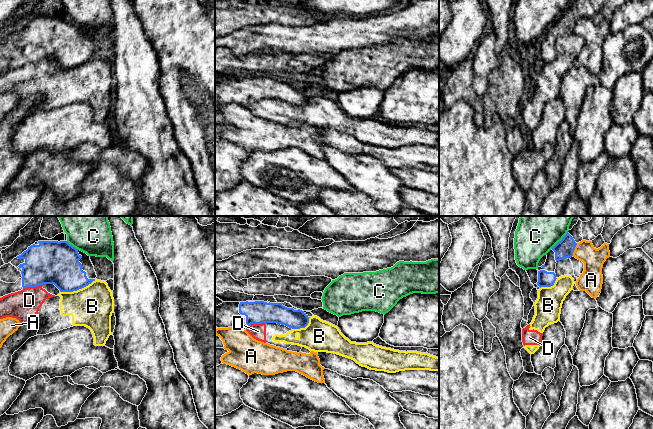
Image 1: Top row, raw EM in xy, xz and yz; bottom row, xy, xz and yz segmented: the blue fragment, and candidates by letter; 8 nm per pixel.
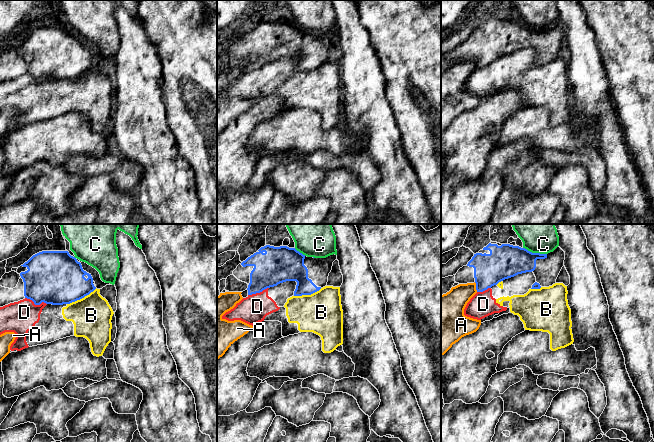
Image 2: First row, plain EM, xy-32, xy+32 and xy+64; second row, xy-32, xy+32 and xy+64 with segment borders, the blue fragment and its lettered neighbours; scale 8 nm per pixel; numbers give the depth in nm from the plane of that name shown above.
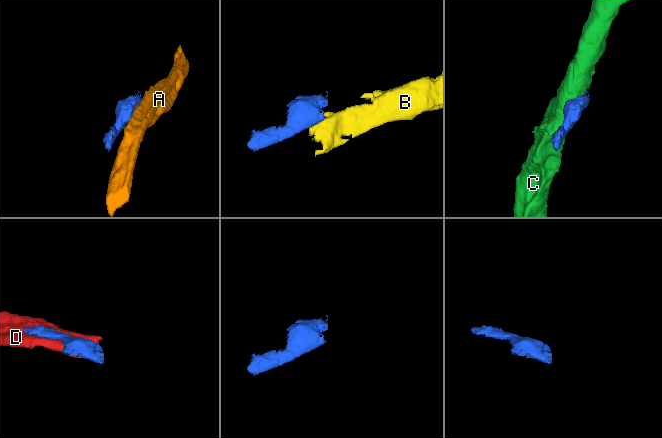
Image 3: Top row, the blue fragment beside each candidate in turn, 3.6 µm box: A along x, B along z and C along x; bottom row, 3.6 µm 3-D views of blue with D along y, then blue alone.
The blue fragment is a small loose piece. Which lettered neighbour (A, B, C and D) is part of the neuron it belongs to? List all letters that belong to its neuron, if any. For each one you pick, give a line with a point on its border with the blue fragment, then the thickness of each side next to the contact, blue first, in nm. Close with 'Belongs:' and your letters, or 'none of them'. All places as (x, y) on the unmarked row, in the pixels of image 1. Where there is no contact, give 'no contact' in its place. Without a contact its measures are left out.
Belongs: none of them

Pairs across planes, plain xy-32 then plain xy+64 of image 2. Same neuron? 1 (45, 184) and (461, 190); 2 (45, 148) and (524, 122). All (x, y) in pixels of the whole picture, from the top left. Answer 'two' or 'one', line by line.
1: two
2: one

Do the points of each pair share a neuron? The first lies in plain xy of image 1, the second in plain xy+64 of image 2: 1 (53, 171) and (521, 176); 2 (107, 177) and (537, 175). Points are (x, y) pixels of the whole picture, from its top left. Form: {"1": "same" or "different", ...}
{"1": "same", "2": "different"}

